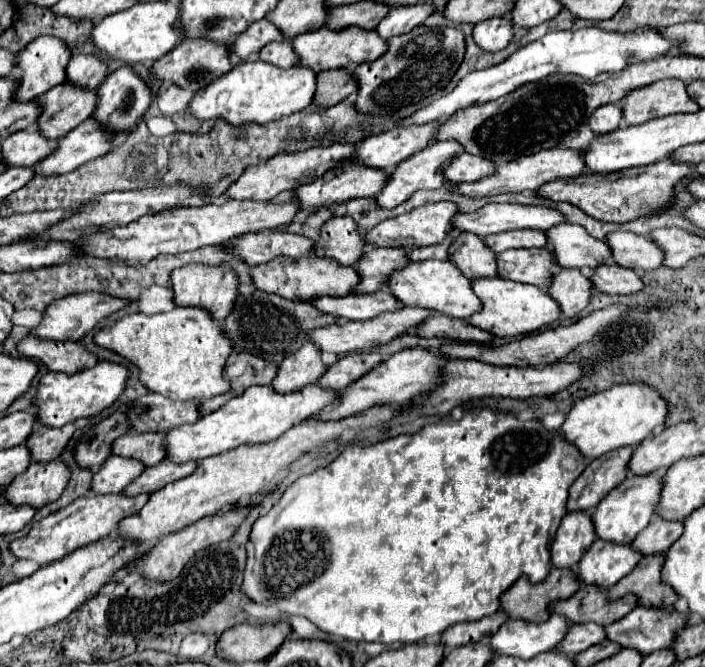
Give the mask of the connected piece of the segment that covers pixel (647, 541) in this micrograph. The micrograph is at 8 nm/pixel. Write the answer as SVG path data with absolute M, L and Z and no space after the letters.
M653 516L645 532L637 534L637 538L633 540L633 548L635 552L641 552L641 556L663 554L679 536L681 536L681 522L657 520Z

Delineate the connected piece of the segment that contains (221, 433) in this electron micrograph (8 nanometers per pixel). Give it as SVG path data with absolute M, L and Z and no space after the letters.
M319 382L309 384L297 392L279 394L271 386L251 386L241 396L235 396L219 410L201 416L193 424L185 424L181 428L167 430L167 458L173 462L187 462L187 460L203 460L225 450L233 450L243 442L257 444L269 442L279 438L291 426L309 420L313 414L319 414L325 406L339 400L339 392L331 388L323 388Z

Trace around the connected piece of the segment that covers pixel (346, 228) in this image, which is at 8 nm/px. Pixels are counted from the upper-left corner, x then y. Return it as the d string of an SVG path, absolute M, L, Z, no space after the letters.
M335 216L321 228L321 238L315 244L317 256L331 256L343 266L355 266L367 246L361 228L351 216Z

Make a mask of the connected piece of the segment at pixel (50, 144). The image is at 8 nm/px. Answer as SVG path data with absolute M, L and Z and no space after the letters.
M21 130L1 142L1 162L7 166L33 166L55 146L55 140L45 140L37 130Z

